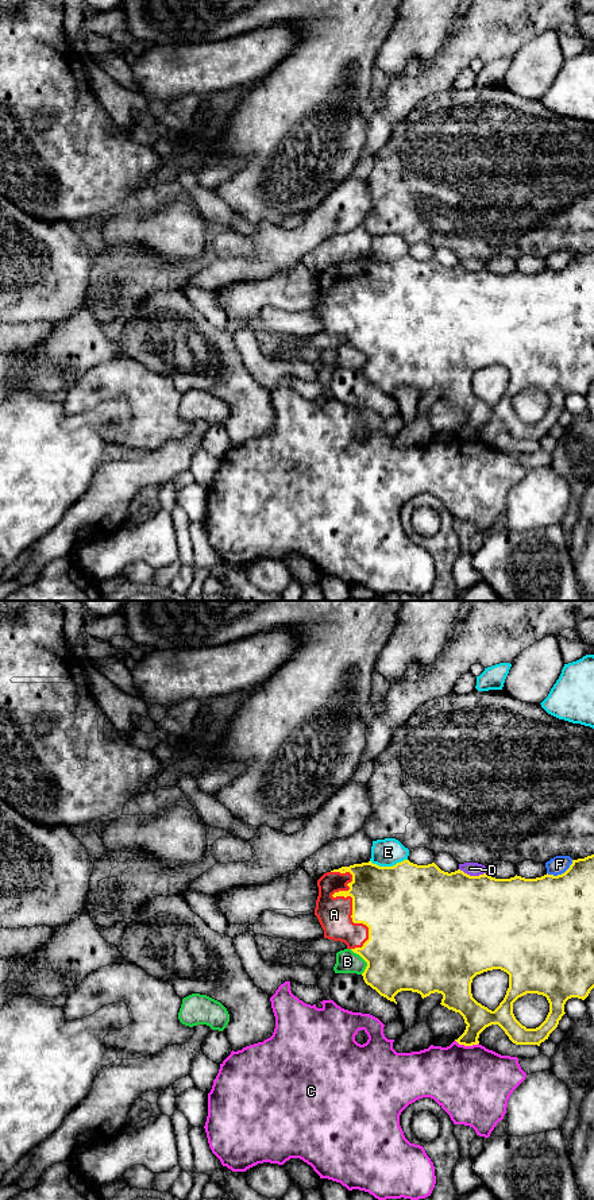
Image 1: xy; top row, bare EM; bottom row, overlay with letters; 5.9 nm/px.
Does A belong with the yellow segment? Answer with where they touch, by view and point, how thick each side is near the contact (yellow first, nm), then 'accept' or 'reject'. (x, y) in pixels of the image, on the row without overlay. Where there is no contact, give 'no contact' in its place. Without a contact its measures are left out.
meets yellow in xy at (348, 290); 400 nm thick on the yellow side, 200 nm on the other; accept

